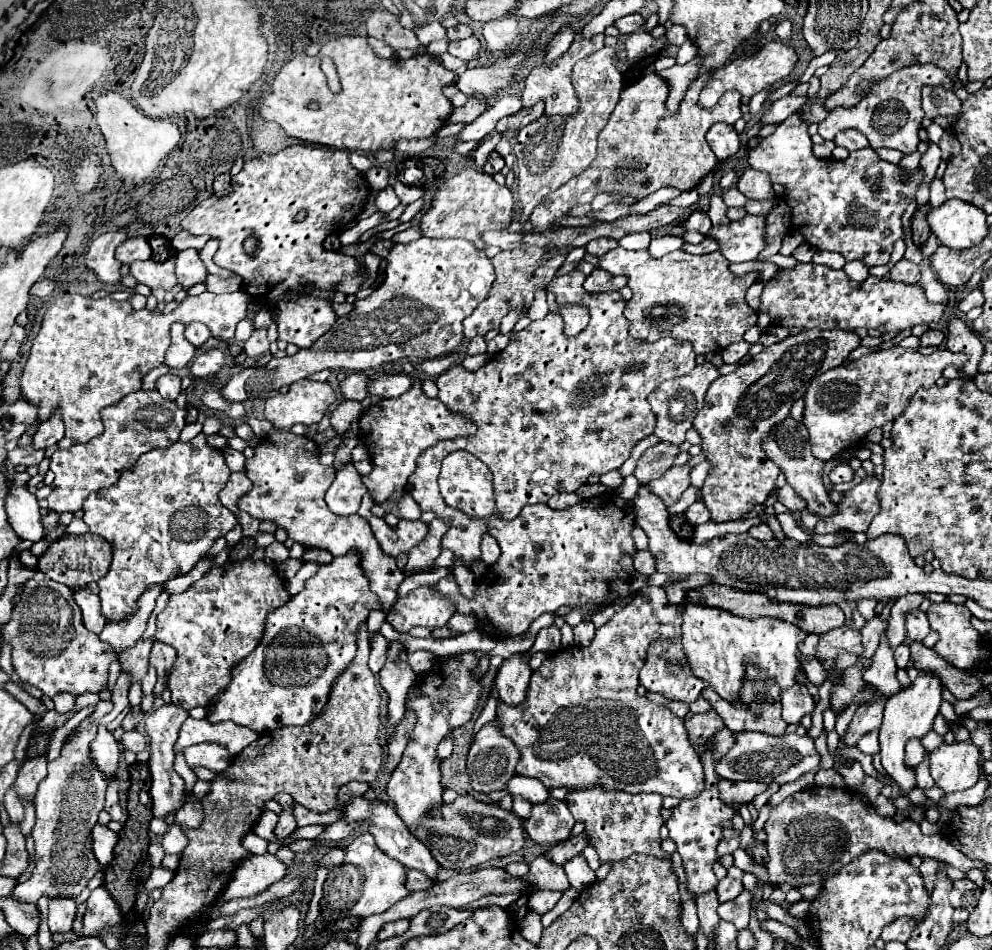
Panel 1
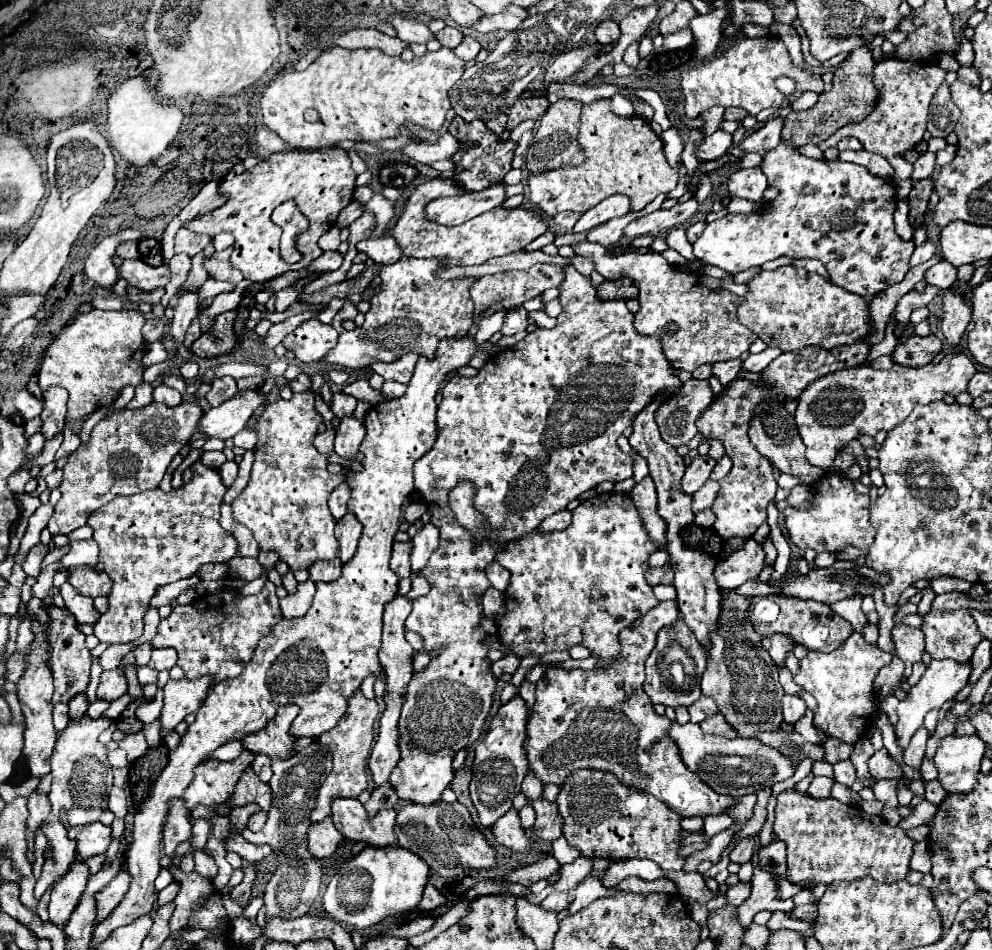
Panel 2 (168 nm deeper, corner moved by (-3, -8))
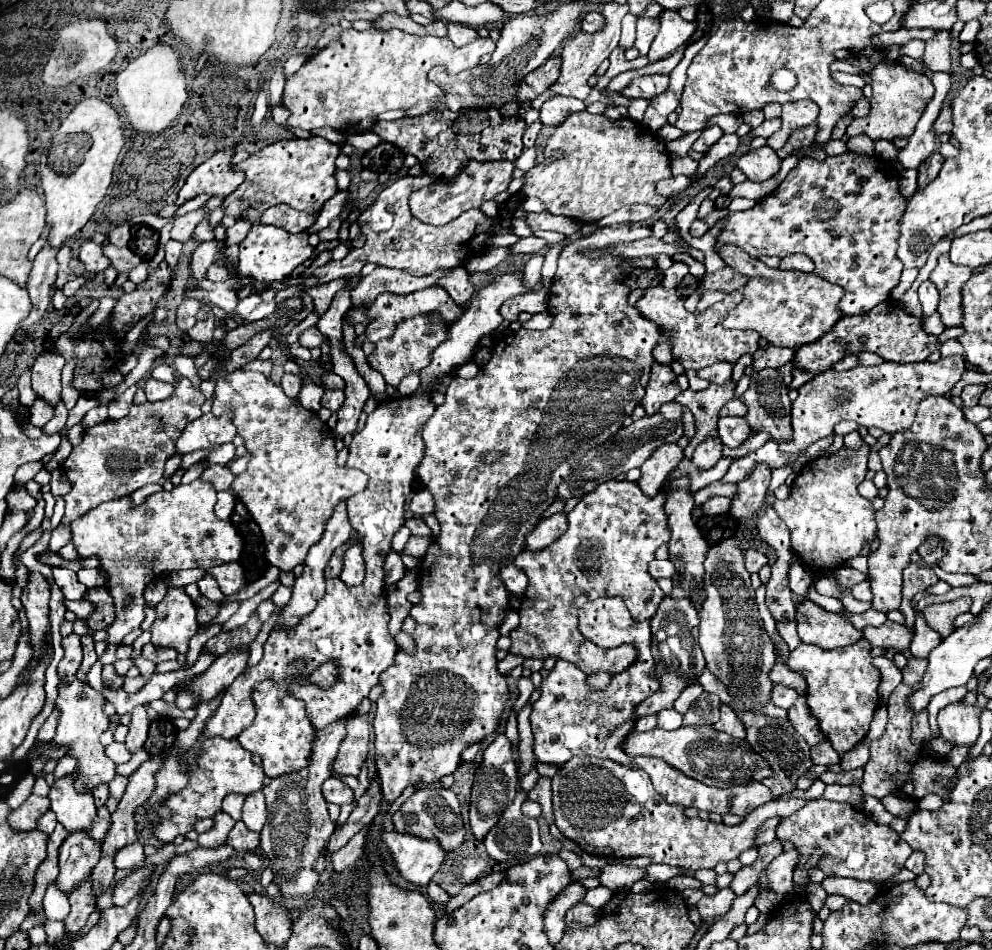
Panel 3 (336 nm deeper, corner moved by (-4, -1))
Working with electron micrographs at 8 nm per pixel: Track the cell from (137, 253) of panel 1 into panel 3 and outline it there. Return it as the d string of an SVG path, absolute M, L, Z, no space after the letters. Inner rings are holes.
M121 224L109 232L109 242L113 246L127 246L131 240L131 228L127 224Z

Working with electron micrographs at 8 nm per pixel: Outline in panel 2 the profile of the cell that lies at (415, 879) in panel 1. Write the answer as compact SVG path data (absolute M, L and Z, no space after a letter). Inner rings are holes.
M428 883L426 885L426 889L424 889L424 895L422 895L422 901L420 901L420 909L422 911L434 911L434 909L438 909L438 907L442 907L446 903L446 897L432 885L432 883Z

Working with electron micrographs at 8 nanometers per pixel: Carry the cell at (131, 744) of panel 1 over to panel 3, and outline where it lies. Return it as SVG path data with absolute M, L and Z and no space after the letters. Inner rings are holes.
M137 706L133 710L133 720L129 724L129 734L127 734L127 740L125 740L125 746L129 748L129 752L135 752L145 744L147 732L149 732L147 712L145 712L143 706Z

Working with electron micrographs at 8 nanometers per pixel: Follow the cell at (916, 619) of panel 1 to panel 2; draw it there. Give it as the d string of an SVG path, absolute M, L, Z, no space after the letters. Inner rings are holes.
M896 625L892 629L892 643L894 643L894 653L904 661L904 678L908 678L912 673L912 665L920 661L924 653L924 637L922 631L916 627L908 625Z

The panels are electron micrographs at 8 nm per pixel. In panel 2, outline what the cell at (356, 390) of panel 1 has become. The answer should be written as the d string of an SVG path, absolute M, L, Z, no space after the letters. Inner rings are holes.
M336 391L332 401L330 401L330 409L336 417L344 417L344 415L352 415L356 409L356 399L350 395L344 395L342 391Z

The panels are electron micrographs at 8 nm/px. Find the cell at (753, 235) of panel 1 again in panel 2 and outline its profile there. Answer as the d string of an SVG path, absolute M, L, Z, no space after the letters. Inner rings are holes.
M780 143L776 149L772 149L772 153L766 153L764 161L762 161L762 169L764 169L764 175L768 177L768 183L778 187L780 195L768 203L770 209L760 209L752 215L740 215L736 217L736 213L728 213L726 217L718 219L718 221L712 221L706 225L704 233L700 235L700 239L694 243L694 255L698 259L702 259L704 263L708 265L716 265L720 269L724 269L726 273L740 273L740 271L746 271L750 267L760 267L764 265L766 261L772 261L776 257L792 257L792 259L800 259L800 257L808 257L808 259L818 259L824 263L824 267L828 269L830 273L830 283L838 285L838 287L844 287L846 291L854 293L854 295L860 295L864 301L870 301L874 295L878 295L880 291L884 291L886 287L894 285L894 283L900 283L908 271L908 261L910 261L910 255L914 251L914 241L902 241L894 229L894 209L896 209L896 191L894 191L894 185L890 179L884 179L884 177L878 177L878 175L872 175L866 167L862 165L854 165L854 163L844 163L844 161L816 161L816 159L810 159L810 157L804 157L800 155L792 145L786 145L786 143Z

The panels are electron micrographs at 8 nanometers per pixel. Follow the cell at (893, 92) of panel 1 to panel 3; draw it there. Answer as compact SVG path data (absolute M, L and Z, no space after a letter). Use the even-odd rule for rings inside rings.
M879 62L871 72L871 86L877 88L877 98L873 96L873 104L871 104L871 112L865 118L853 120L847 126L847 136L857 136L857 134L867 134L871 140L893 140L893 138L907 138L915 132L915 126L925 110L925 106L931 102L935 88L933 82L919 72L913 72L897 62L893 64L885 64Z

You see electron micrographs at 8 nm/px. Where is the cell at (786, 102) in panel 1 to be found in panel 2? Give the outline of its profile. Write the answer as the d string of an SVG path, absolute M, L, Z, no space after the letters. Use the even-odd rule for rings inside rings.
M780 117L768 119L766 123L762 123L754 133L750 133L738 147L746 153L758 153L758 155L766 155L768 151L772 151L778 143L780 143L780 133L782 133L782 125L784 121Z

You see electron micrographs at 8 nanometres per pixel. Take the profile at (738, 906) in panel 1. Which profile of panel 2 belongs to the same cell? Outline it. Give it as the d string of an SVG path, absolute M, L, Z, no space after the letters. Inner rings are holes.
M758 851L751 859L754 867L752 877L752 895L738 907L738 921L742 927L748 927L758 911L792 911L792 899L778 897L778 881L758 865Z

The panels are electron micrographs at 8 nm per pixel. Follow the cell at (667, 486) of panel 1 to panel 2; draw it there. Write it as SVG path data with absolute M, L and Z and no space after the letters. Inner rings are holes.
M708 455L696 457L696 459L688 465L688 469L686 469L686 473L684 473L684 479L682 479L682 489L684 489L684 493L690 493L690 495L696 493L696 491L706 483L706 479L710 477L714 465L716 465L716 461L710 459Z

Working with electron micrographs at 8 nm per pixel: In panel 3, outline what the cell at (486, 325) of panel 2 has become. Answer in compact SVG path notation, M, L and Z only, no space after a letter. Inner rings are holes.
M531 254L525 262L525 274L523 274L523 286L527 290L533 290L537 282L541 280L541 266L543 266L543 254Z

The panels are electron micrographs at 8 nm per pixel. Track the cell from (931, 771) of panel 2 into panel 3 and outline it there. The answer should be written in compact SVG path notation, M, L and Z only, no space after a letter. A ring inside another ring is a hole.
M960 686L957 688L951 688L939 694L936 694L931 699L930 703L927 706L927 710L929 713L929 724L933 735L938 731L937 725L937 715L941 708L951 704L960 702L965 695L967 694L966 686Z

